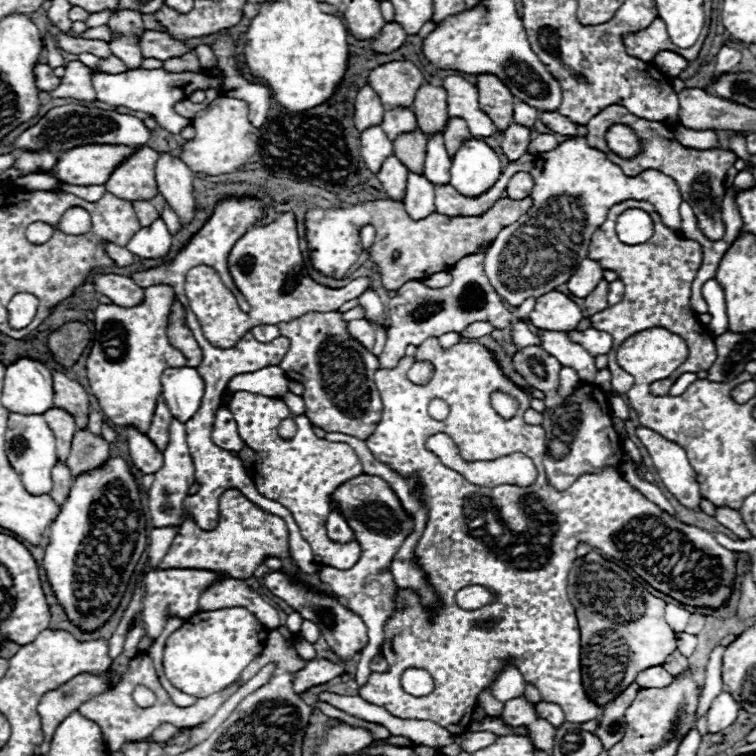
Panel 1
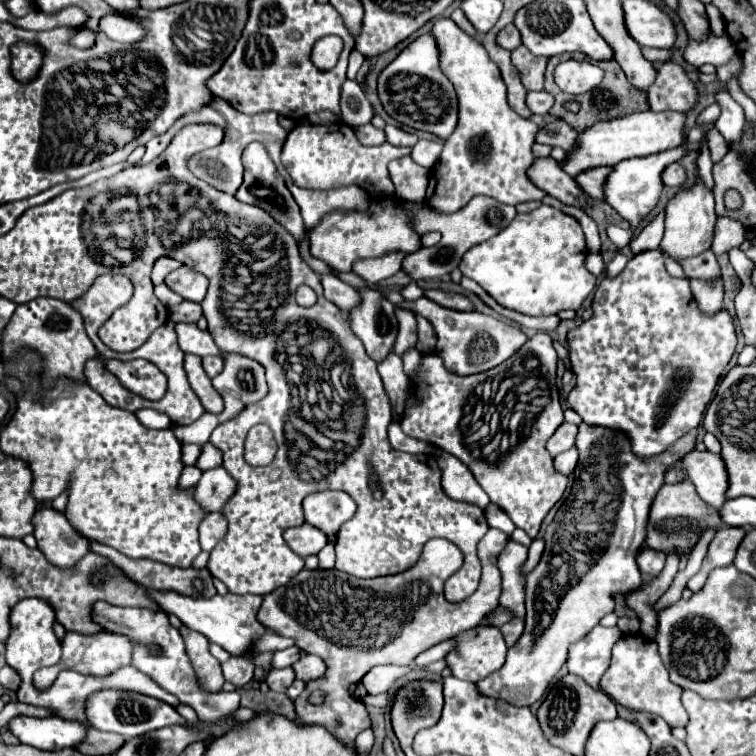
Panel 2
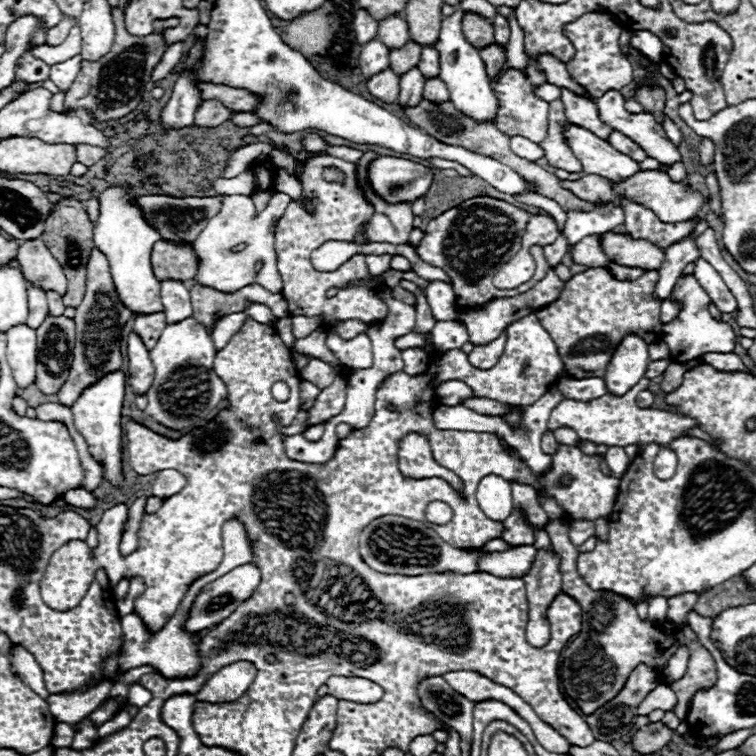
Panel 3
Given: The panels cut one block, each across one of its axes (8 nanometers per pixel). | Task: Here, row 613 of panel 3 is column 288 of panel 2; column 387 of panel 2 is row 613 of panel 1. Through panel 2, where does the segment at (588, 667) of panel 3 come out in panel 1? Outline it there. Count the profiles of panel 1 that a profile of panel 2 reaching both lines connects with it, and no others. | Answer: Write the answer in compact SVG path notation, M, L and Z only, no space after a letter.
M590 552L574 562L568 576L568 596L580 624L582 686L600 708L620 696L638 672L662 666L676 650L676 634L664 620L664 600L652 596L636 578L600 554Z

